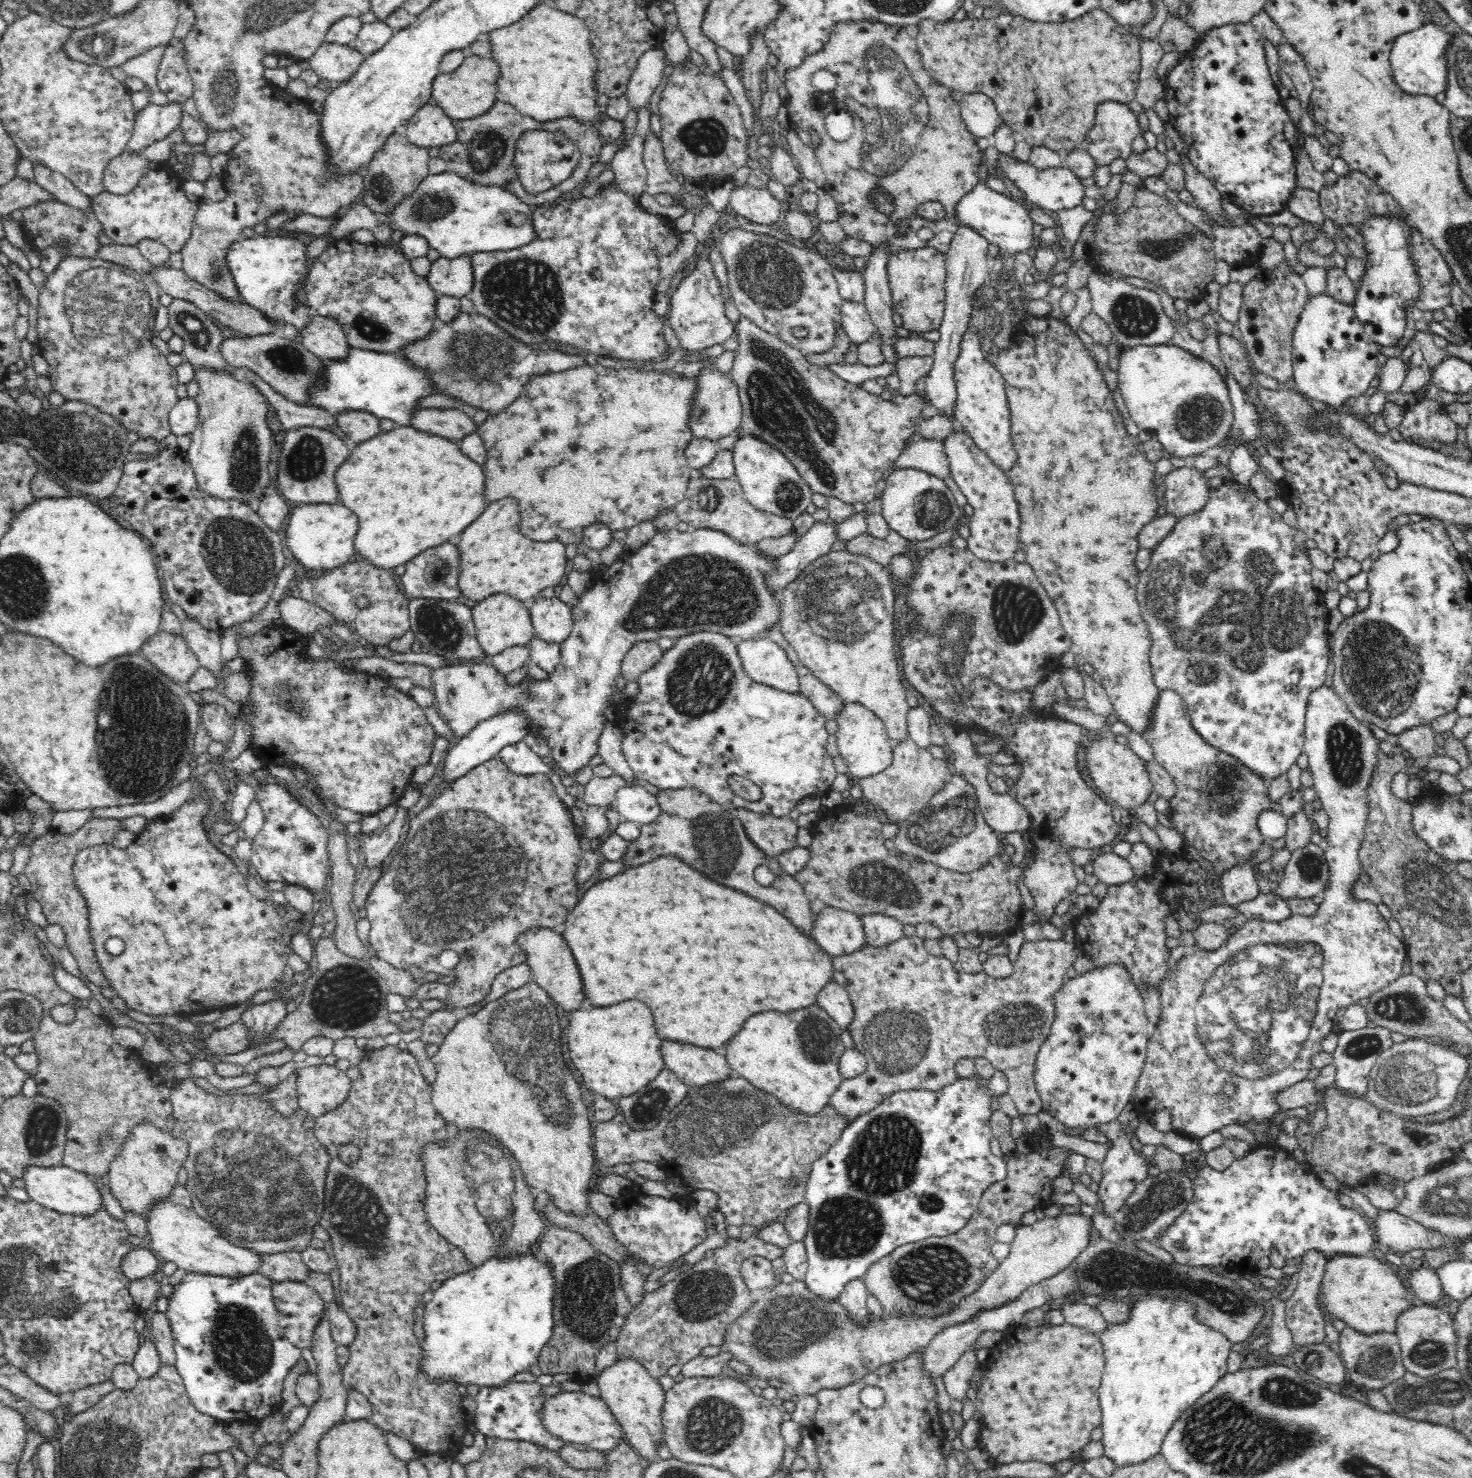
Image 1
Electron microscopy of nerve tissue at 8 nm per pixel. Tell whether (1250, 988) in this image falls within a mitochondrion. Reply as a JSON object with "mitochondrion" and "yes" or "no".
{"mitochondrion":"yes"}

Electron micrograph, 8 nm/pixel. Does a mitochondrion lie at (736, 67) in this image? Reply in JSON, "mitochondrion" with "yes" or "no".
{"mitochondrion":"no"}

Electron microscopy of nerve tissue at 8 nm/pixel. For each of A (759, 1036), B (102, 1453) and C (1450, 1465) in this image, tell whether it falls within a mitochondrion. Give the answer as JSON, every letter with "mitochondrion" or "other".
{"A":"other","B":"mitochondrion","C":"other"}

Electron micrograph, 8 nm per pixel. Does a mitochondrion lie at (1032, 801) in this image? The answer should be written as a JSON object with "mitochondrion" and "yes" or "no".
{"mitochondrion":"no"}

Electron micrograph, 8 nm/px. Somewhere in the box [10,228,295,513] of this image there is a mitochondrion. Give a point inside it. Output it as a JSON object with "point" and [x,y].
{"point":[102,313]}

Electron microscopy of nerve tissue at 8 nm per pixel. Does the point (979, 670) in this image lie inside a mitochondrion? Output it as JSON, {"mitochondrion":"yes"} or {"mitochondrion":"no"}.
{"mitochondrion":"no"}

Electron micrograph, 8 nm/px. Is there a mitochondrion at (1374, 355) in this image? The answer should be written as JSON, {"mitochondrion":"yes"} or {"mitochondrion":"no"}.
{"mitochondrion":"no"}

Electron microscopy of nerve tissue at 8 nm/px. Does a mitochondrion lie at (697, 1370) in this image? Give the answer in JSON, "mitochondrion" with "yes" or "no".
{"mitochondrion":"no"}

